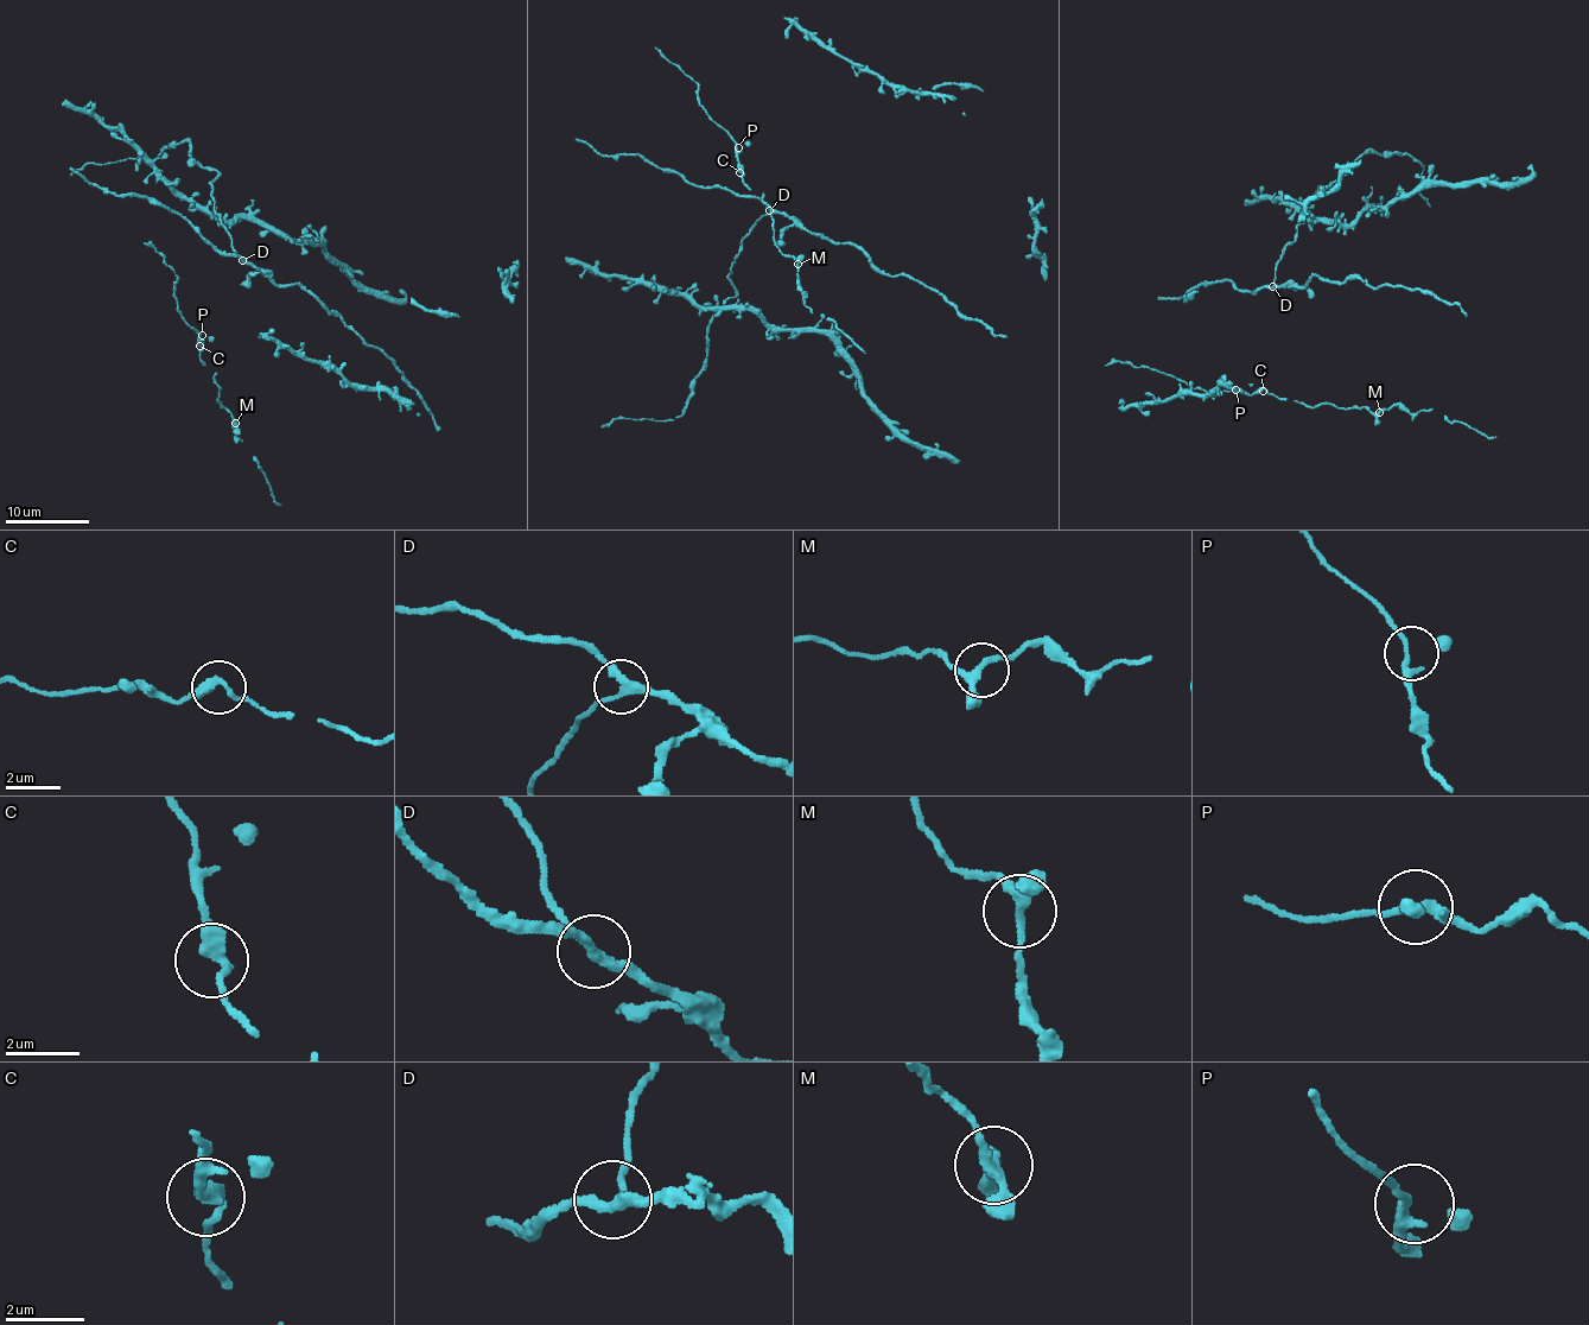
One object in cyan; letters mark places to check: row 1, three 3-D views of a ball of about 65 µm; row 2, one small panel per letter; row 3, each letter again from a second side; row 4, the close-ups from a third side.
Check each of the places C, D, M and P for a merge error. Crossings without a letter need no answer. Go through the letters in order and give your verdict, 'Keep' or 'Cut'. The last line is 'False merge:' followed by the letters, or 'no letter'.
C: Keep
D: Keep
M: Keep
P: Keep
False merge: no letter

